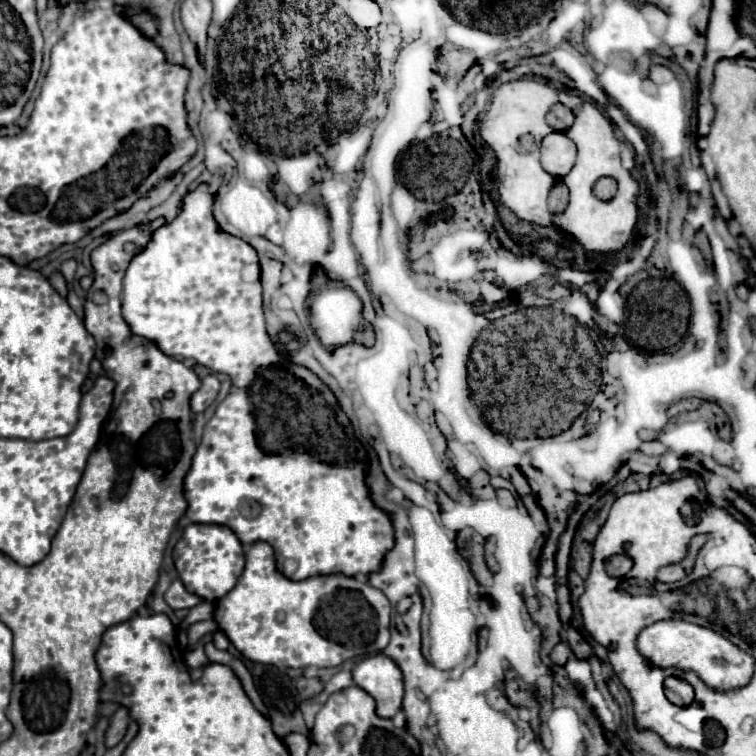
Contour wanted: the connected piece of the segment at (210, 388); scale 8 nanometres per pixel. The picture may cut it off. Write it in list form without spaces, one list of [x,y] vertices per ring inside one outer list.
[[[213,374],[203,378],[201,388],[191,396],[191,410],[203,412],[217,398],[217,392],[219,392],[219,380]]]

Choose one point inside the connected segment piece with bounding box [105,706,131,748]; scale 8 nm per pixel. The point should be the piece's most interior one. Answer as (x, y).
(120, 721)

